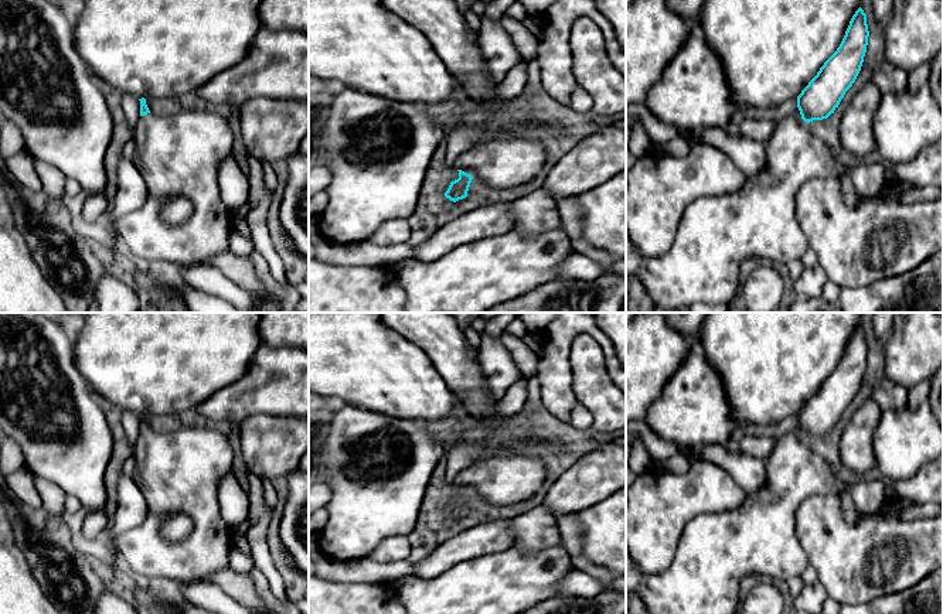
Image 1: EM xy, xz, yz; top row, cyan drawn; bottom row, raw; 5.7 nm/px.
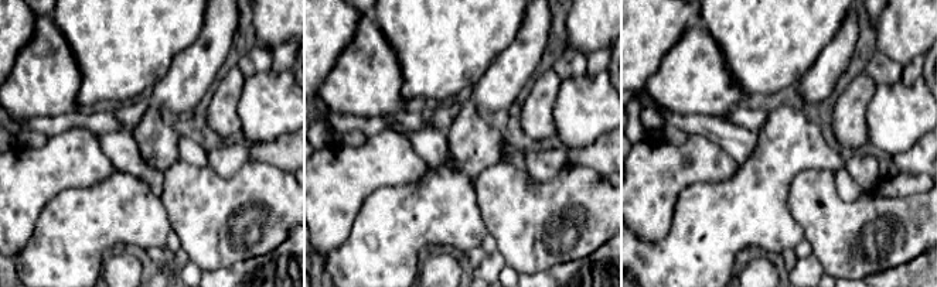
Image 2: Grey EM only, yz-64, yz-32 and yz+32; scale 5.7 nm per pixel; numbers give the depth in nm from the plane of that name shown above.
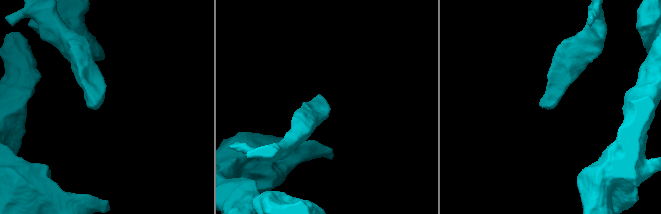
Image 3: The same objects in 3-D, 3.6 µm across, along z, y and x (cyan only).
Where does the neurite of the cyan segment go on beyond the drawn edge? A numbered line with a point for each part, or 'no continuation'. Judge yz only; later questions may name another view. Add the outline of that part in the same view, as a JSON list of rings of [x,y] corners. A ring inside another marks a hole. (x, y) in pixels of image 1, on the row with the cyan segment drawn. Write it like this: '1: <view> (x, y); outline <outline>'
1: yz (715, 235); outline [[[789,115],[782,117],[765,143],[766,163],[735,192],[718,197],[699,197],[685,208],[673,246],[660,257],[643,257],[626,231],[626,277],[639,277],[650,300],[663,311],[688,311],[694,303],[728,304],[738,291],[741,266],[745,260],[759,256],[766,263],[784,263],[801,259],[808,243],[794,214],[796,194],[800,187],[814,178],[838,178],[847,171],[831,154],[828,146],[816,136],[808,123]]]

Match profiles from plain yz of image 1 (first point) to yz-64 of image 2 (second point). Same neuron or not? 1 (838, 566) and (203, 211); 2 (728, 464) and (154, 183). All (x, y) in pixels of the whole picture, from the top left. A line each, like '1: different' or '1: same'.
1: same
2: same

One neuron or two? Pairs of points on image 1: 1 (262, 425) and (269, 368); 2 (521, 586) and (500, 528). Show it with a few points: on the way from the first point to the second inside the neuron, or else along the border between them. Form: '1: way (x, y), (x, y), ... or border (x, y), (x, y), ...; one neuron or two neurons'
1: border (293, 416), (249, 415), (238, 423); two neurons
2: border (513, 545), (497, 552), (483, 553), (476, 559); two neurons

